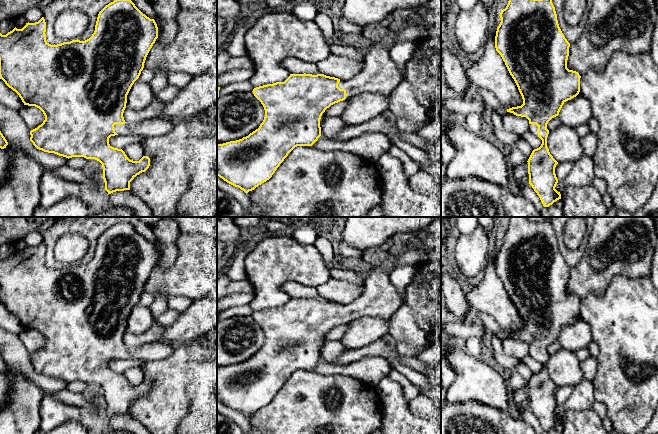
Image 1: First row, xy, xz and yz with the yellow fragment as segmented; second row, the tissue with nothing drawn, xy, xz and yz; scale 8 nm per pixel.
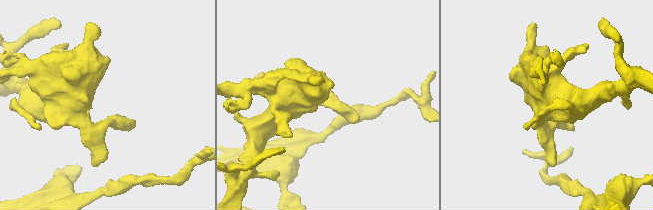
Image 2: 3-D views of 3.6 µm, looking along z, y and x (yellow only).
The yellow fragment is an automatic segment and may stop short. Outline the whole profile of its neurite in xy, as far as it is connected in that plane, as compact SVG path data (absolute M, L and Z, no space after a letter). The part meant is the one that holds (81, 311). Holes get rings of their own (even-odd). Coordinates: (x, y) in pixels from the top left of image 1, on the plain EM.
M116 223L113 226L106 229L98 238L95 255L92 260L85 264L72 264L70 266L63 266L57 269L51 269L46 265L46 246L42 241L38 246L26 247L22 253L16 251L8 256L6 259L0 257L0 303L5 308L15 315L21 322L24 329L35 330L39 332L44 340L45 344L37 352L30 355L30 365L33 369L44 376L54 377L66 382L72 381L84 381L86 383L95 383L102 388L103 391L103 403L105 406L105 414L108 418L116 415L130 414L130 406L140 397L145 396L150 390L150 382L143 380L139 385L130 384L122 373L114 372L109 368L109 362L115 359L140 359L142 361L160 361L169 357L174 347L172 345L164 344L161 342L154 342L142 345L140 347L126 347L123 341L124 334L127 327L127 319L134 308L139 302L141 295L144 292L146 281L158 262L158 251L154 243L150 243L143 238L130 223Z

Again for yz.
M509 217L508 228L499 240L501 246L496 255L495 272L505 286L523 323L521 330L509 332L507 336L513 337L516 340L526 341L529 344L528 354L542 364L541 370L532 375L527 385L529 408L539 420L543 430L549 431L561 423L561 418L555 413L558 407L555 391L558 386L550 378L547 371L547 361L549 358L547 348L552 342L559 339L566 325L571 324L579 318L581 300L578 296L567 292L570 267L559 251L557 238L551 221L546 220L542 223L534 223L528 221L526 217Z

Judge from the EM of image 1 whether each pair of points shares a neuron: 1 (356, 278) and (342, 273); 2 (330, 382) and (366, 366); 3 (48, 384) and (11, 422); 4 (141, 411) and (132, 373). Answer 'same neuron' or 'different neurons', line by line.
1: same neuron
2: different neurons
3: different neurons
4: different neurons

